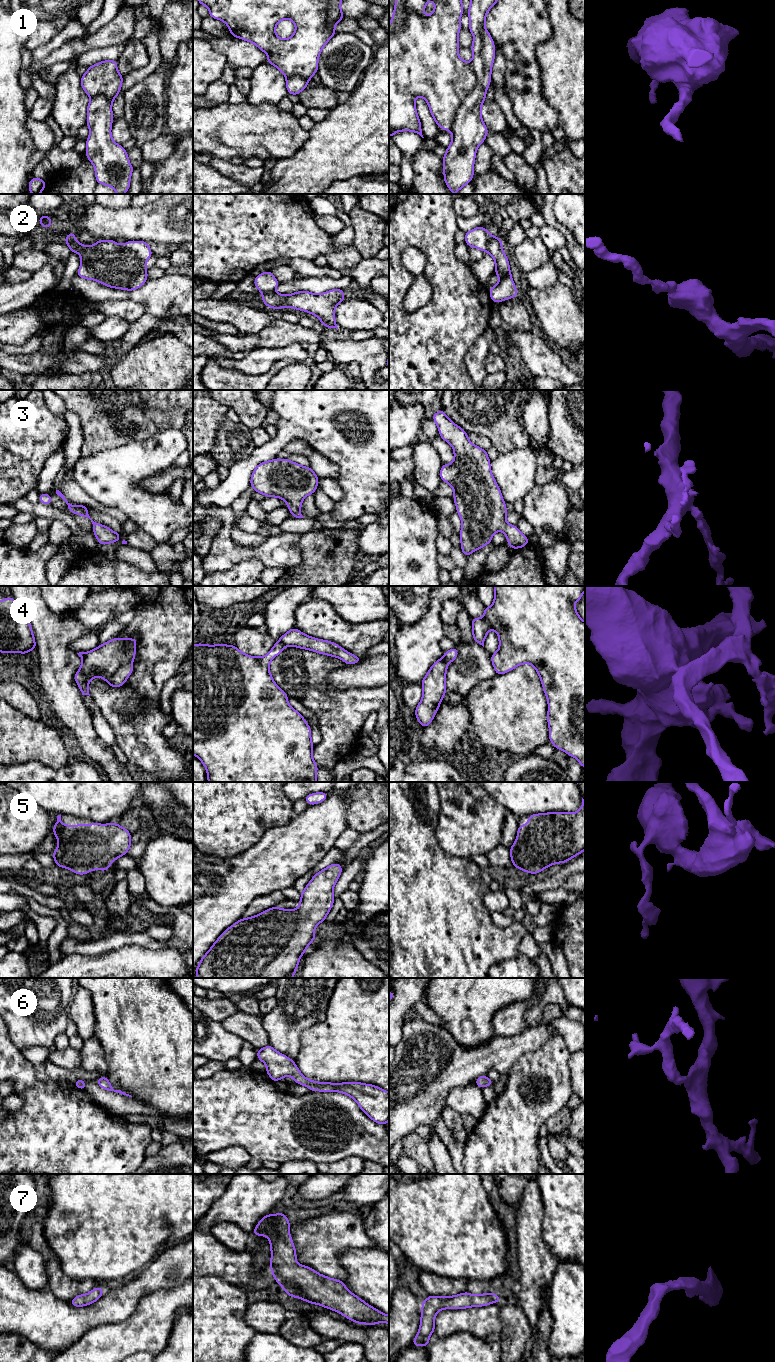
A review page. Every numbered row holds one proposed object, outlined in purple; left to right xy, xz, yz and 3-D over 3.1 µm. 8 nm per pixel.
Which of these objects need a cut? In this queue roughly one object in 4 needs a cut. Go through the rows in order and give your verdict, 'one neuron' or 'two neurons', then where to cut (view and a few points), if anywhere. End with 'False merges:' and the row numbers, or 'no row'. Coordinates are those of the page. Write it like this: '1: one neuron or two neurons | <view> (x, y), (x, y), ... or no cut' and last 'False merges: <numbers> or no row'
1: two neurons | yz (470, 63), (475, 76), (475, 85), (459, 105), (449, 130)
2: two neurons | yz (490, 236), (486, 250)
3: one neuron | no cut
4: two neurons | xz (279, 640), (285, 646)
5: one neuron | no cut
6: one neuron | no cut
7: one neuron | no cut
False merges: 1, 2, 4

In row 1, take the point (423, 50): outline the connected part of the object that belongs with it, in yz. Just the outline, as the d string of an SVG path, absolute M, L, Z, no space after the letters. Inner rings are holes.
M395 0L395 8L389 25L389 137L399 131L413 131L422 138L415 98L423 97L437 125L450 131L459 105L470 94L476 84L476 76L471 64L458 56L461 30L460 18L463 13L462 0L433 0L434 11L429 16L423 12L429 0Z

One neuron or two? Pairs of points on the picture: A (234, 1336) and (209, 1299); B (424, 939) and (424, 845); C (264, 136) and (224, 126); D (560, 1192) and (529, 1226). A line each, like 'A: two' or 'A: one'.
A: one
B: one
C: one
D: two

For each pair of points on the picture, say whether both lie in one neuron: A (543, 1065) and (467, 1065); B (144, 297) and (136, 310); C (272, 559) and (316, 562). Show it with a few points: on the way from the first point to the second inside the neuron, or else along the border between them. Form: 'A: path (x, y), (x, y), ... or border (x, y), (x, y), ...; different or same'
A: border (531, 1051), (523, 1054), (512, 1065), (507, 1074); different
B: border (130, 299), (140, 302), (144, 306), (145, 312); different
C: border (301, 538), (299, 541), (301, 561), (285, 571); different

